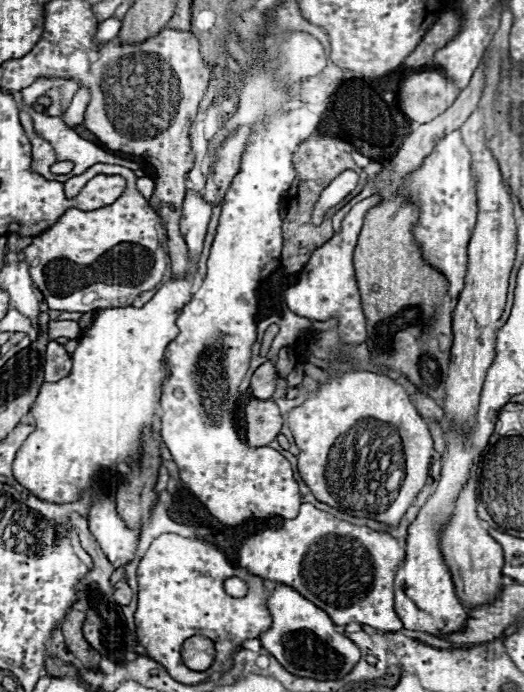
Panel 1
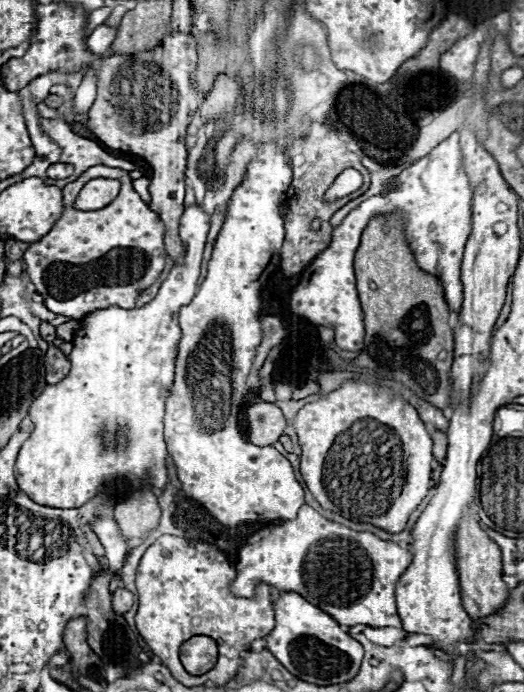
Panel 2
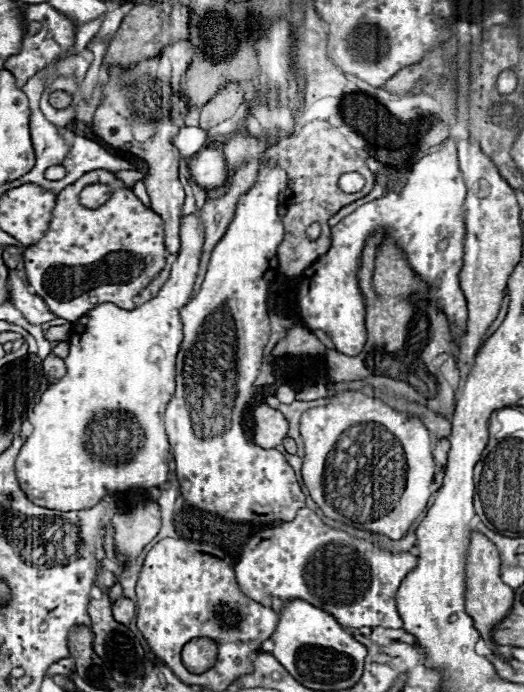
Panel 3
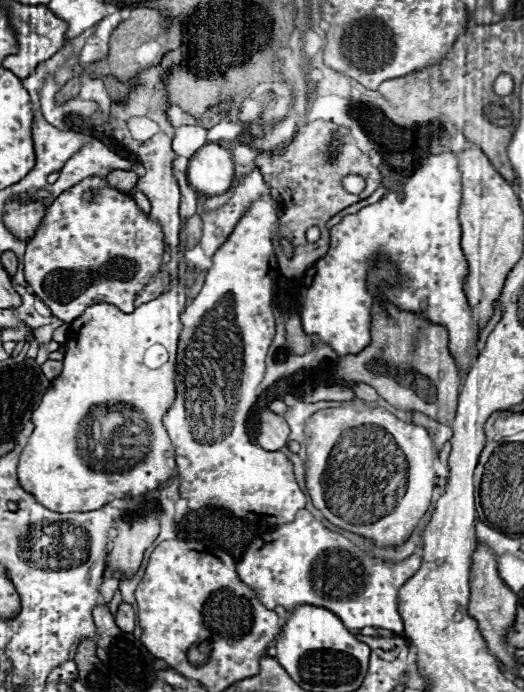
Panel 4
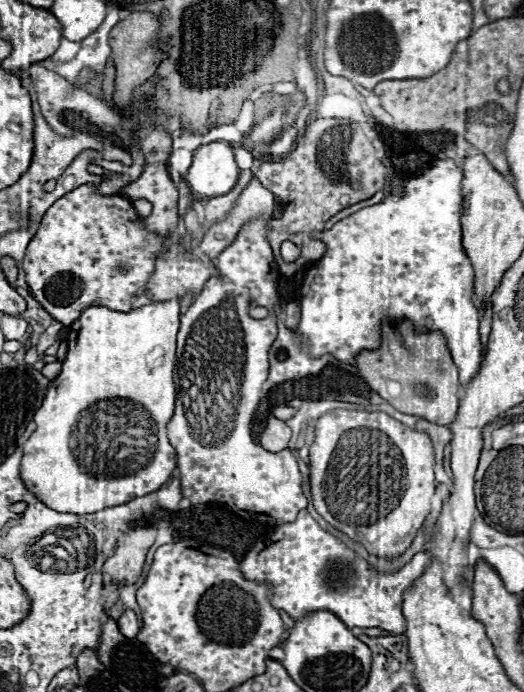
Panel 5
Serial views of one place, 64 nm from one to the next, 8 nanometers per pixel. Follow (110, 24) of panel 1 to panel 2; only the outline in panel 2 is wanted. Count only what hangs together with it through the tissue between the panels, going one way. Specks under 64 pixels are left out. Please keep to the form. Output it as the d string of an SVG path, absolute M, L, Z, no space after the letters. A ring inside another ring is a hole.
M102 24L102 26L98 26L98 28L88 36L86 46L88 46L88 50L90 50L92 54L104 56L104 54L108 52L110 44L114 42L114 36L116 36L116 28L110 28L110 26Z

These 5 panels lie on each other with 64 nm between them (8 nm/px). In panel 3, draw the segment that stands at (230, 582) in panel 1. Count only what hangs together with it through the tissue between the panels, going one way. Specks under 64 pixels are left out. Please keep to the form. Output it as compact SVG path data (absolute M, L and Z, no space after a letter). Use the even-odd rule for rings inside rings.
M308 508L298 510L292 522L284 522L276 528L270 528L268 532L260 536L262 540L258 546L252 546L254 538L250 538L250 542L242 550L240 560L236 562L236 580L240 588L244 590L244 594L248 594L252 600L264 606L272 606L274 598L280 598L282 602L306 600L312 606L318 606L330 612L344 628L360 628L360 626L368 626L368 628L384 626L384 628L394 628L394 630L402 628L402 620L396 612L394 596L400 582L406 578L406 574L416 568L418 556L410 552L390 554L386 550L378 550L372 542L352 538L342 530L334 530L326 526Z

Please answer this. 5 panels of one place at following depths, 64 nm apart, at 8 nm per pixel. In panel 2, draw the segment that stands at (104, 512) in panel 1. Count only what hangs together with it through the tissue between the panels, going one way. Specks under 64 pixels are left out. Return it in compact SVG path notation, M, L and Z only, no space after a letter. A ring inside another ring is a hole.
M112 516L106 518L96 518L92 530L96 532L96 536L100 538L104 550L106 550L106 558L110 562L110 570L118 572L128 556L128 542L122 538L120 528L116 526L116 520Z

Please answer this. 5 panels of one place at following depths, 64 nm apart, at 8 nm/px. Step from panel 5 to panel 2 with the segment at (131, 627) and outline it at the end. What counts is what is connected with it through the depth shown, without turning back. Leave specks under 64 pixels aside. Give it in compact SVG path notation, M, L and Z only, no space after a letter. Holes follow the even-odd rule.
M118 588L116 592L114 592L114 596L112 596L112 606L114 606L114 612L116 614L126 614L130 608L132 608L132 602L134 602L134 596L128 592L128 590L124 590L124 588Z

